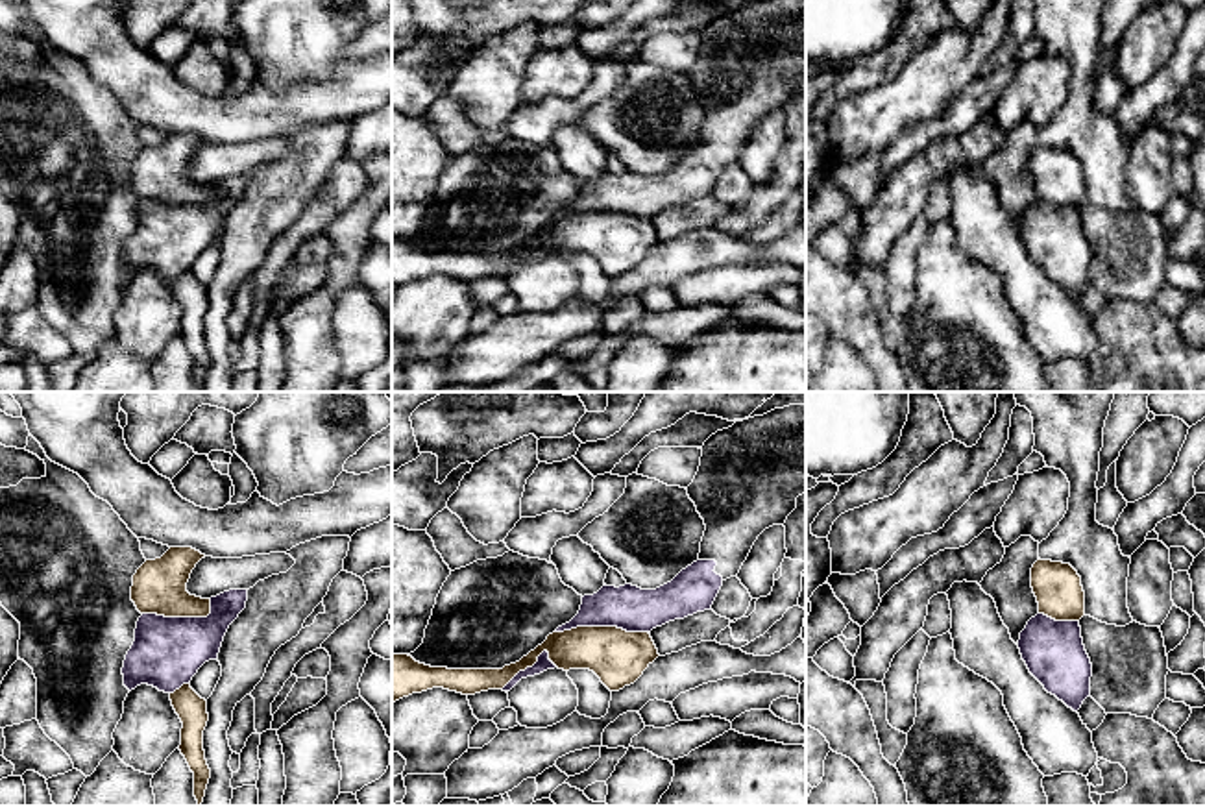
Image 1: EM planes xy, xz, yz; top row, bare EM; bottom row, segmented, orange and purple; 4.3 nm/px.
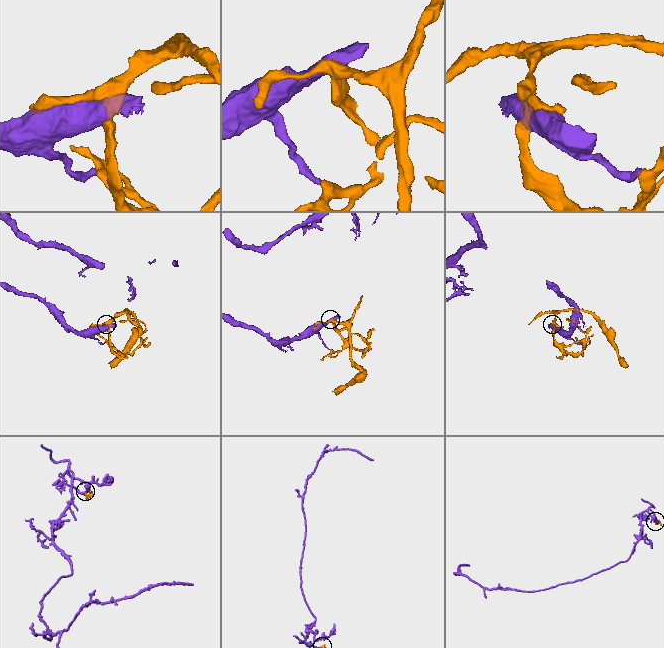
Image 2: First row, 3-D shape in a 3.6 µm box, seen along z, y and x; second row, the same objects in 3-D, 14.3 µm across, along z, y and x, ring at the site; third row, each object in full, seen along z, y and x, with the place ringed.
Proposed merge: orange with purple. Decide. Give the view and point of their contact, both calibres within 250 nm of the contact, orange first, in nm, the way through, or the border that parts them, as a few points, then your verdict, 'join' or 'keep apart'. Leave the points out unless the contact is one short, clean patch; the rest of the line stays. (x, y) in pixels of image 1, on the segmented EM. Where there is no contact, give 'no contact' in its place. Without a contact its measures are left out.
contact xz (601, 627); calibres 240 and 190 nm; keep apart

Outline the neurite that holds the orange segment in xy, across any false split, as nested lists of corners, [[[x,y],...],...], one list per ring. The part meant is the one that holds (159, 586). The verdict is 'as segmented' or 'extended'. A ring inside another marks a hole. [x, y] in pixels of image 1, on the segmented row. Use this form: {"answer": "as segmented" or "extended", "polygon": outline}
{"answer": "as segmented", "polygon": [[[170,547],[161,558],[146,560],[133,575],[131,601],[140,614],[164,617],[207,617],[211,599],[187,592],[196,564],[205,558],[192,547]]]}

